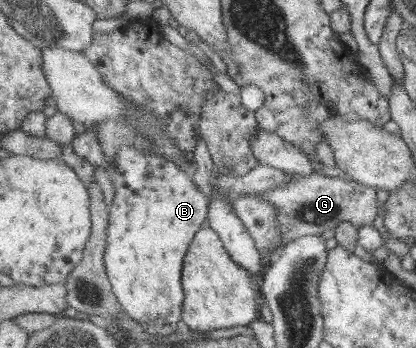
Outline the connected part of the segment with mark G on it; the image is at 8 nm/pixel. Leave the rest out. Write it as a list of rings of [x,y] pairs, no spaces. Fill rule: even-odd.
[[[301,174],[287,175],[289,181],[281,187],[276,187],[262,194],[262,197],[274,205],[278,211],[278,223],[282,229],[282,240],[278,244],[279,251],[271,253],[271,261],[279,256],[288,244],[304,236],[321,235],[324,231],[336,228],[341,221],[350,221],[357,228],[367,226],[380,215],[376,188],[362,185],[352,179],[342,177],[302,176]]]

